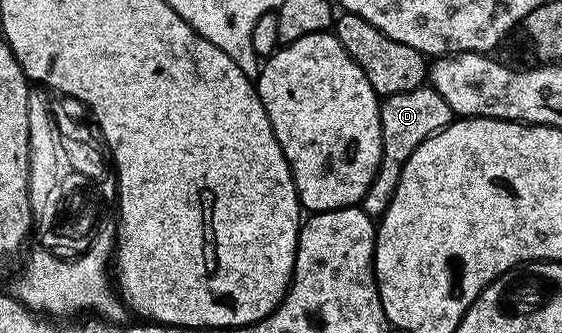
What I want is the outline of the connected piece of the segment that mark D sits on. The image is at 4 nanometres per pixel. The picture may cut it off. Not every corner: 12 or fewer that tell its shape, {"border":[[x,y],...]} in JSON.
{"border":[[432,86],[384,97],[381,165],[359,205],[380,218],[407,158],[455,119]]}

